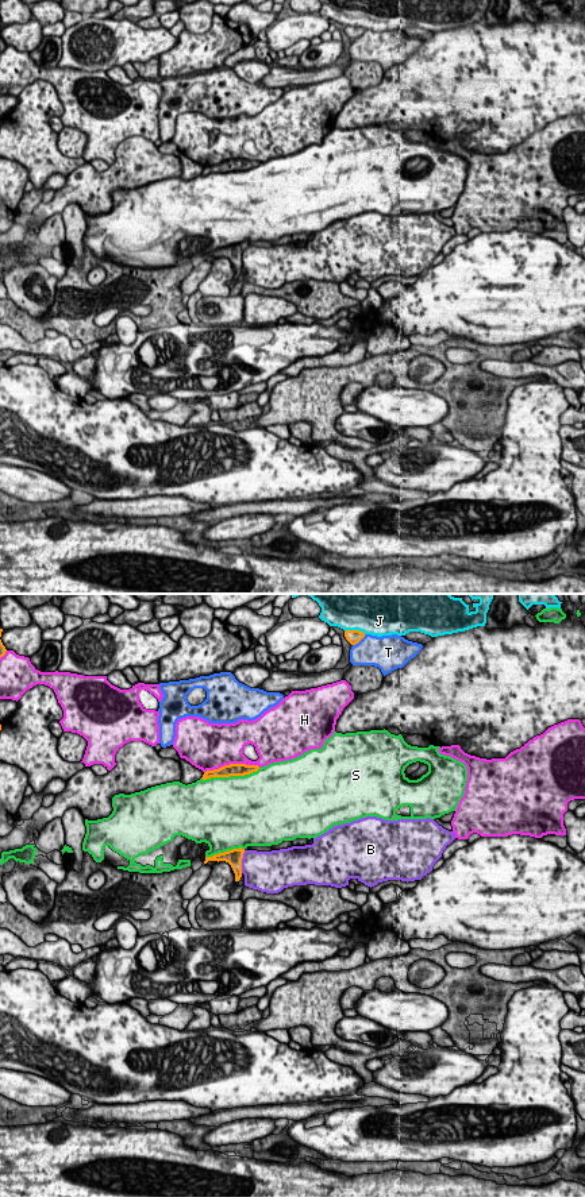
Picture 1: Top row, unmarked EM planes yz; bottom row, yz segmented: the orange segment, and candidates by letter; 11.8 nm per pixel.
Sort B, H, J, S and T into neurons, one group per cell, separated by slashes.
B / H / J / S / T

